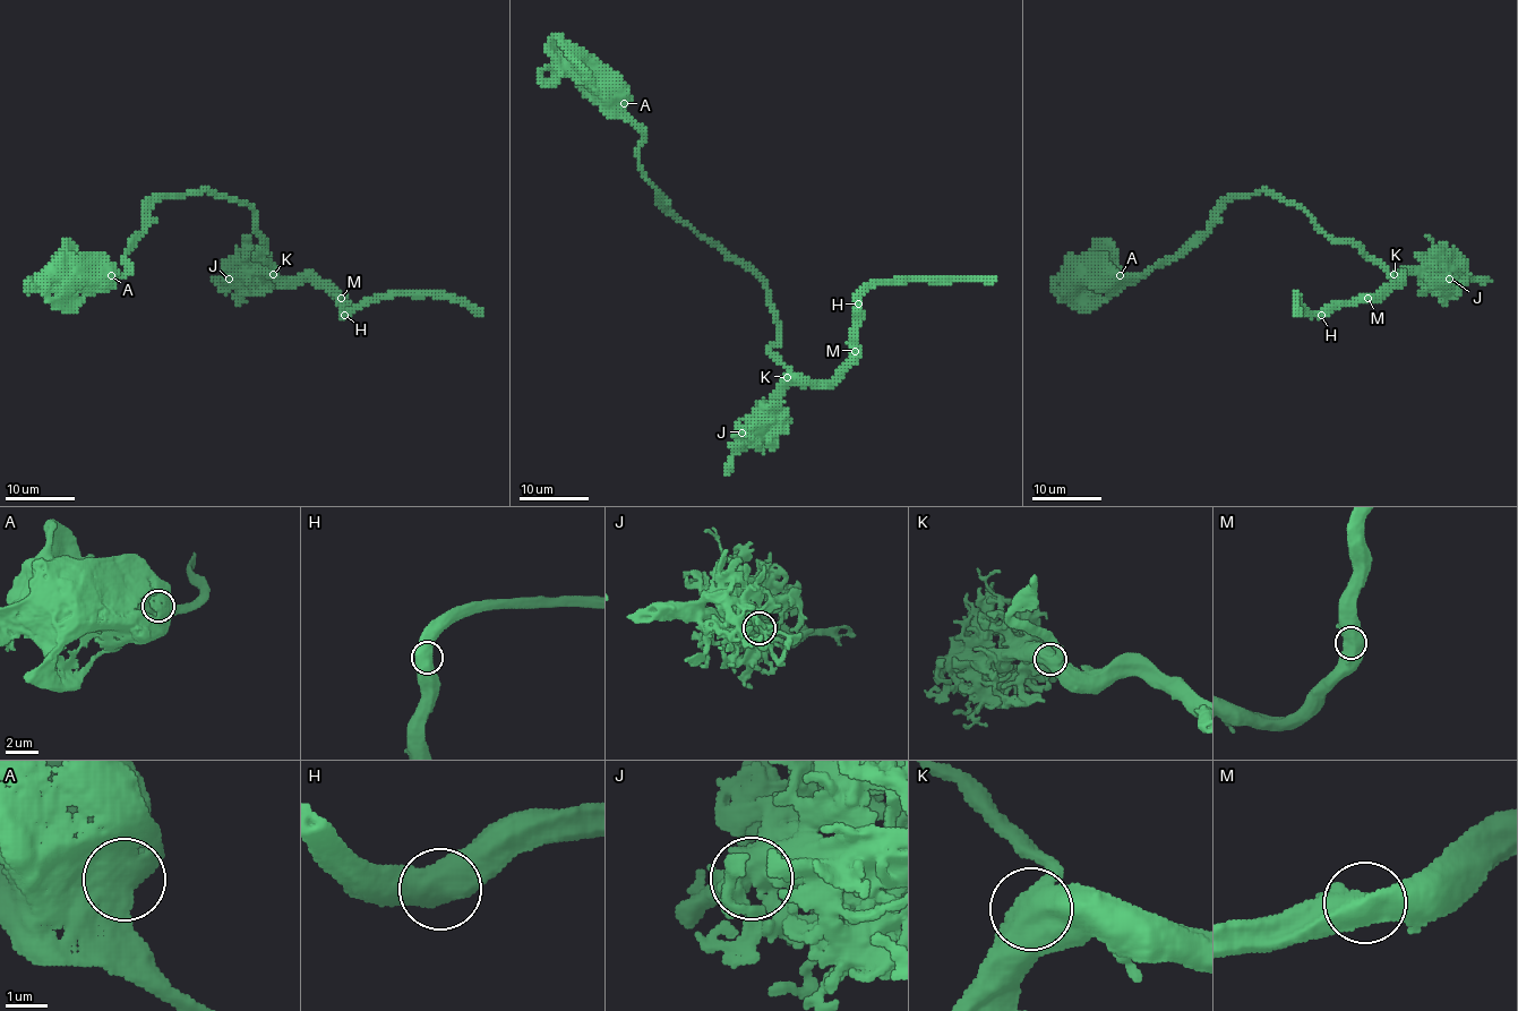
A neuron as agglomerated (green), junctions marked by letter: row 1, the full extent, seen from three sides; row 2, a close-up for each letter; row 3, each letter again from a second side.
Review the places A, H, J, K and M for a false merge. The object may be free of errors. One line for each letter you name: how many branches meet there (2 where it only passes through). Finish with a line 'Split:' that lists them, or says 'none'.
Split: none

